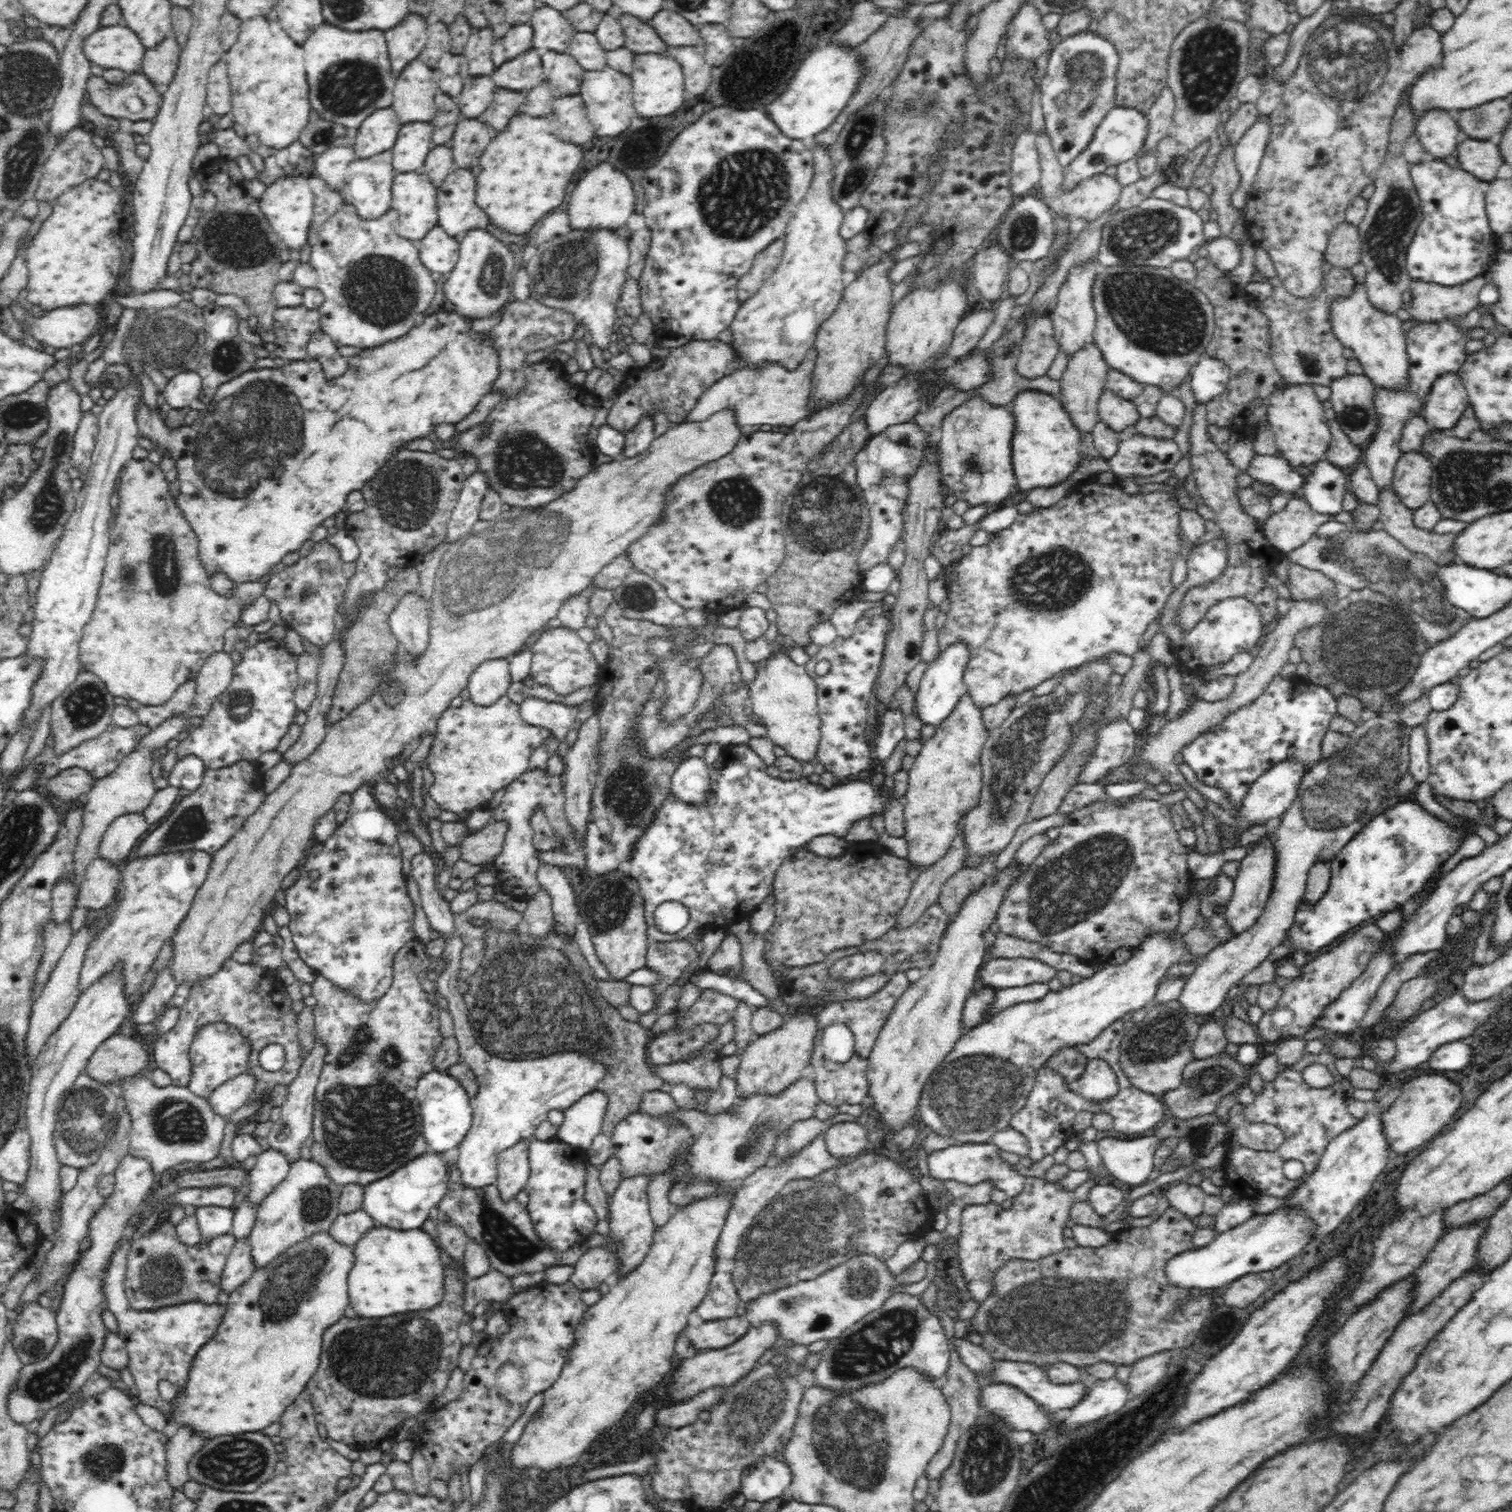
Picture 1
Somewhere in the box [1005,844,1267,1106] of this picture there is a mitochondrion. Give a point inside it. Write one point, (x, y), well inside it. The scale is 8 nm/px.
(1166, 1034)

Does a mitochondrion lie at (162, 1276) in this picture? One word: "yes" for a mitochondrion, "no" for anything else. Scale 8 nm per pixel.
yes

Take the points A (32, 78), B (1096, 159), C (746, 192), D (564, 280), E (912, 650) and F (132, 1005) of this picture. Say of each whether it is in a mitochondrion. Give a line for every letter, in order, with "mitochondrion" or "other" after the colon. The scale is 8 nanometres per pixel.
A: mitochondrion
B: other
C: mitochondrion
D: mitochondrion
E: other
F: other

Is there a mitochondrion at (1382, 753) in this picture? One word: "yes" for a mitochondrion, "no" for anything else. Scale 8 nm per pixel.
yes

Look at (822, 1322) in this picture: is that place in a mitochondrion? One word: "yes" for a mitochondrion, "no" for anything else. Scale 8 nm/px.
yes

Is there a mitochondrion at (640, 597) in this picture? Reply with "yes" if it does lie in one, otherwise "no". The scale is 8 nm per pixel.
yes

